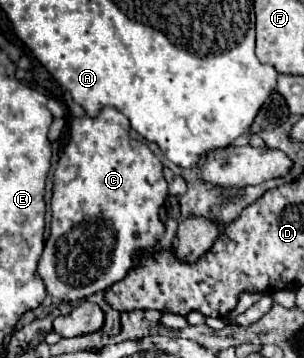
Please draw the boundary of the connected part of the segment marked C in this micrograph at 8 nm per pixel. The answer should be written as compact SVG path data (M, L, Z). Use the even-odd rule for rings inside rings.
M104 107L100 111L98 117L80 117L80 119L72 119L72 125L70 125L70 143L66 145L64 153L60 155L60 161L58 161L58 167L54 171L54 189L52 189L52 233L46 241L46 247L44 247L44 253L42 253L42 259L38 263L38 275L42 277L48 293L52 297L58 297L62 301L80 301L80 299L86 299L90 297L92 293L96 291L104 291L108 289L110 285L118 283L122 277L126 277L126 273L130 271L130 267L136 263L136 259L140 257L140 251L150 251L154 247L154 243L164 235L164 225L158 217L158 209L162 207L164 199L166 199L166 181L162 177L162 165L160 161L156 159L156 155L148 149L146 143L140 143L140 141L134 141L130 139L128 135L130 127L128 127L128 121L122 113L118 113L114 107Z

